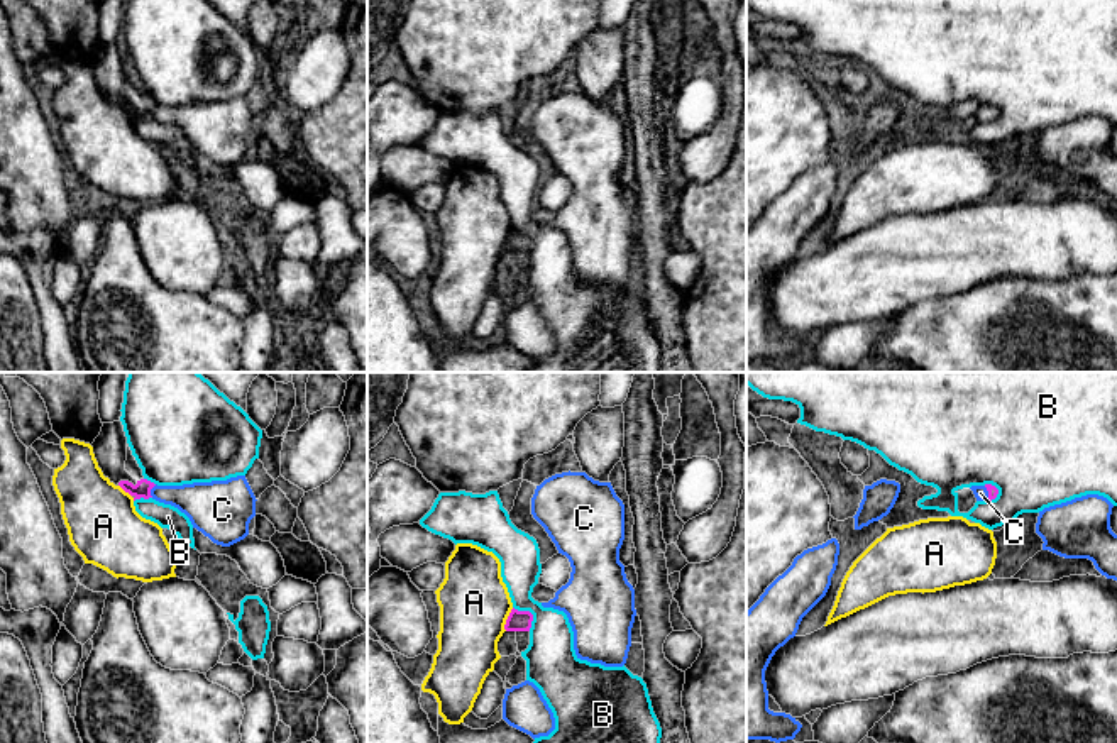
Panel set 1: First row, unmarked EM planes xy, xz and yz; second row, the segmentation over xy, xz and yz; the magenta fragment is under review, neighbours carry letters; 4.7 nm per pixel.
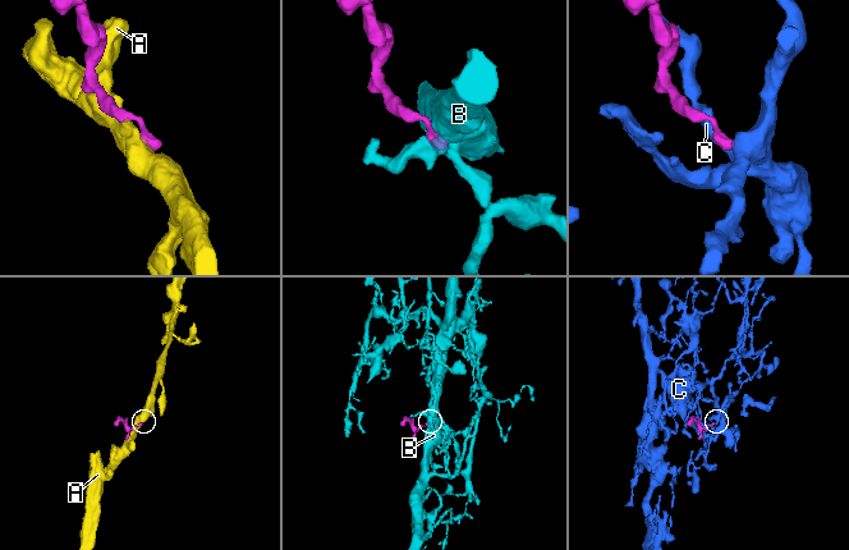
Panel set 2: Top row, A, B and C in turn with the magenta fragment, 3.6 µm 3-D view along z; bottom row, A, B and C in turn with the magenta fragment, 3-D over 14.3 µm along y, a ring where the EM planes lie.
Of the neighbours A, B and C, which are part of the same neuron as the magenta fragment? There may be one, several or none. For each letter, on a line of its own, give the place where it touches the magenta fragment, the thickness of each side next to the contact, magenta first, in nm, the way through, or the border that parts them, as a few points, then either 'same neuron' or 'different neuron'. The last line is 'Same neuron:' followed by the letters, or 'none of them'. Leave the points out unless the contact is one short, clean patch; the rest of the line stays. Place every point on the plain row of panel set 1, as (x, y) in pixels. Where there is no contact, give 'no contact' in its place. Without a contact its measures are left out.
A: meets magenta in xz at (506, 241); 100 nm thick on the magenta side, 340 nm on the other; different neuron
B: meets magenta in xz at (530, 234); 100 nm thick on the magenta side, 240 nm on the other; border along xz (513, 227), (532, 236), (530, 251); different neuron
C: meets magenta in xy at (149, 112); 80 nm thick on the magenta side, 190 nm on the other; runs through xy (143, 109), (149, 112), (200, 122); same neuron
Same neuron: C

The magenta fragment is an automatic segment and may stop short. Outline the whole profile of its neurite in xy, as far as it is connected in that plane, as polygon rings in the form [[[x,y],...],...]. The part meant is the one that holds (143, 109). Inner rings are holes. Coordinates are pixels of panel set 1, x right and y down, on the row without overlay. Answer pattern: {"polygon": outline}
{"polygon": [[[245,96],[230,98],[227,102],[193,103],[183,107],[157,107],[147,100],[137,102],[134,107],[129,102],[120,102],[118,107],[135,120],[156,120],[171,125],[184,134],[193,149],[208,157],[213,164],[230,168],[249,156],[249,144],[256,137],[256,117]]]}

